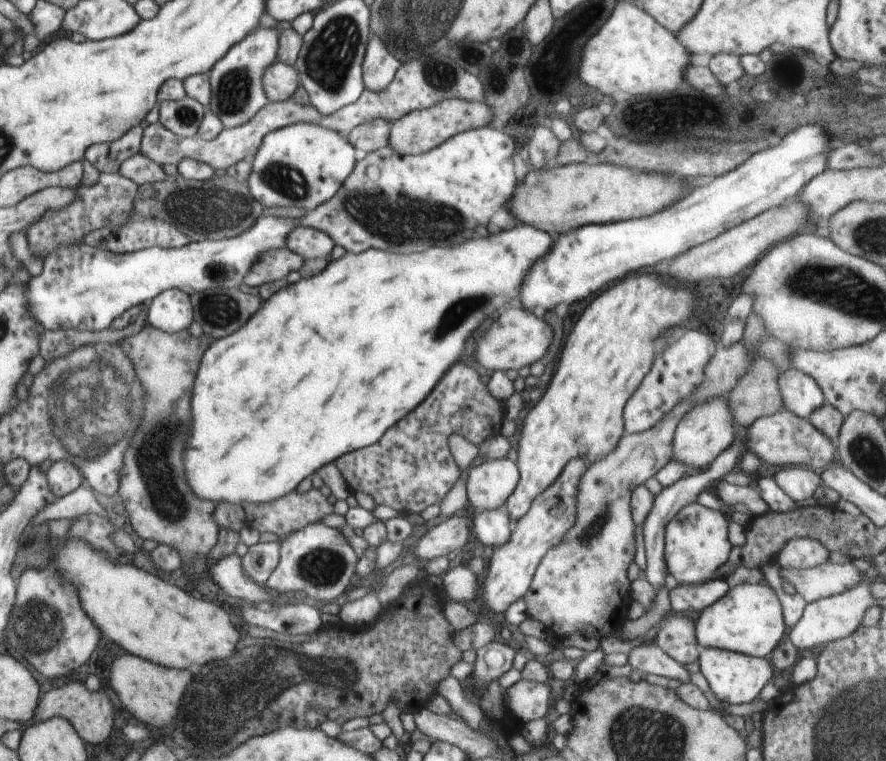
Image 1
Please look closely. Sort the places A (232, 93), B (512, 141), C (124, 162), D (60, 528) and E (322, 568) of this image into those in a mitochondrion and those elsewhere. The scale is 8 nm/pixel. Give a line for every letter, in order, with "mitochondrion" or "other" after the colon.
A: mitochondrion
B: other
C: other
D: other
E: mitochondrion

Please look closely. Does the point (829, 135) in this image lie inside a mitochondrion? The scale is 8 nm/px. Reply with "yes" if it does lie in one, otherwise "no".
no

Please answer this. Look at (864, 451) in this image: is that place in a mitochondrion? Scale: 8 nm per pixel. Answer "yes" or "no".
yes

